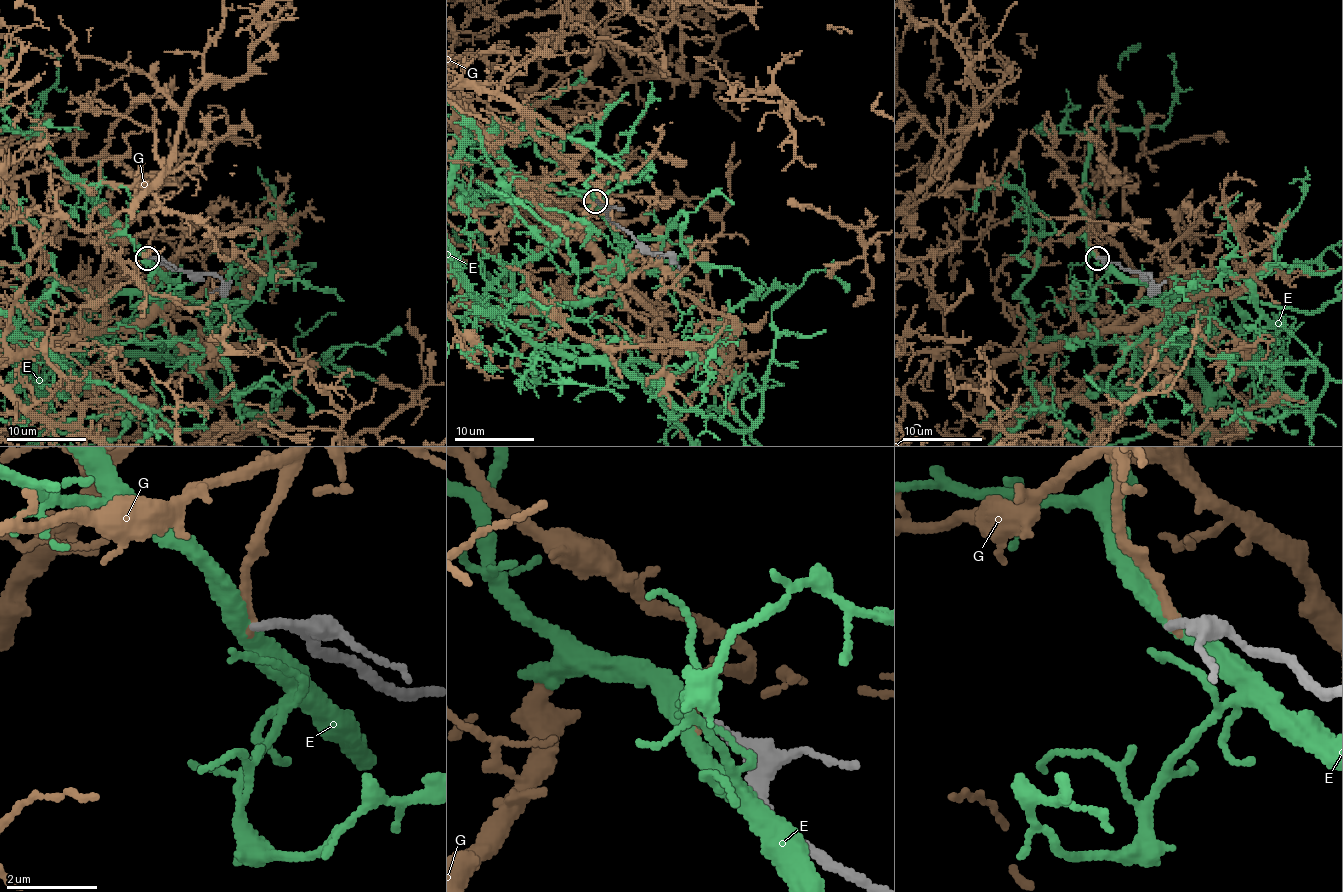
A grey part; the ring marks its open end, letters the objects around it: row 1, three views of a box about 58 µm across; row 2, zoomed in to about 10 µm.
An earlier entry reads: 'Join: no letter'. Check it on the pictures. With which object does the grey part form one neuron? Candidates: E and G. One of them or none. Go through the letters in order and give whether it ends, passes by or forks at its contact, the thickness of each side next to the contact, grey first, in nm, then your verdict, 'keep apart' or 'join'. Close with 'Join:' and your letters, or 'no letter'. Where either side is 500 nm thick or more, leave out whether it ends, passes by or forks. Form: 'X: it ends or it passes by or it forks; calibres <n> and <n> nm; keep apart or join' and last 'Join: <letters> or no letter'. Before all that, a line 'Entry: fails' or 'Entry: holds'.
Entry: holds
E: it passes by; calibres 200 and 400 nm; keep apart
G: it ends; calibres 200 and 240 nm; keep apart
Join: no letter

